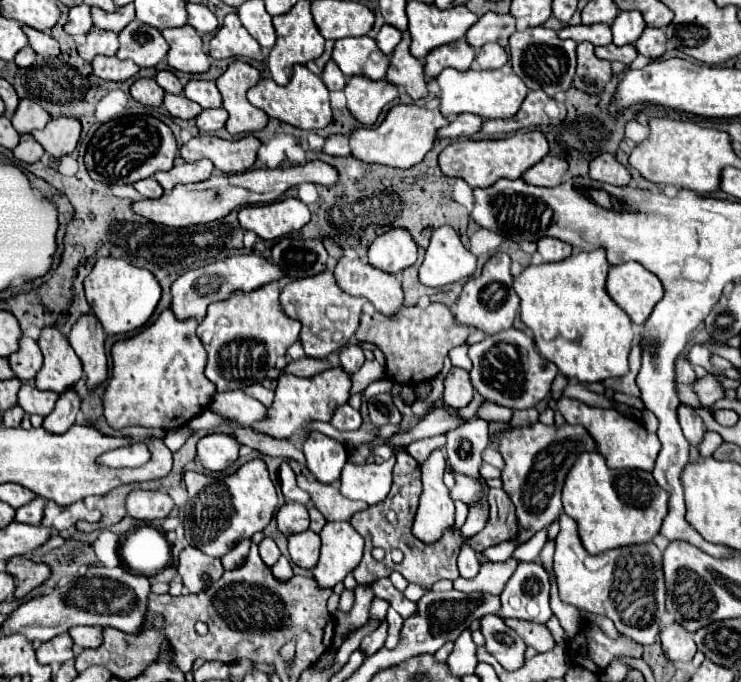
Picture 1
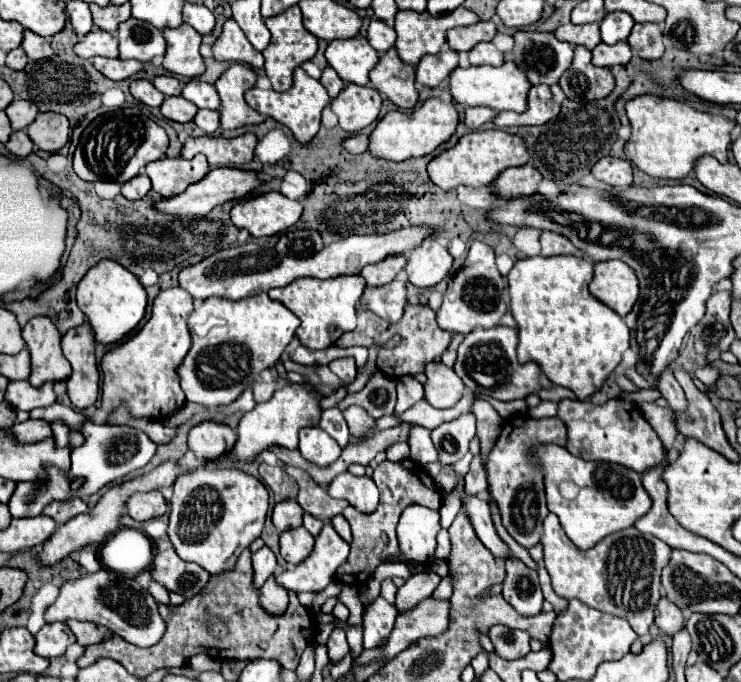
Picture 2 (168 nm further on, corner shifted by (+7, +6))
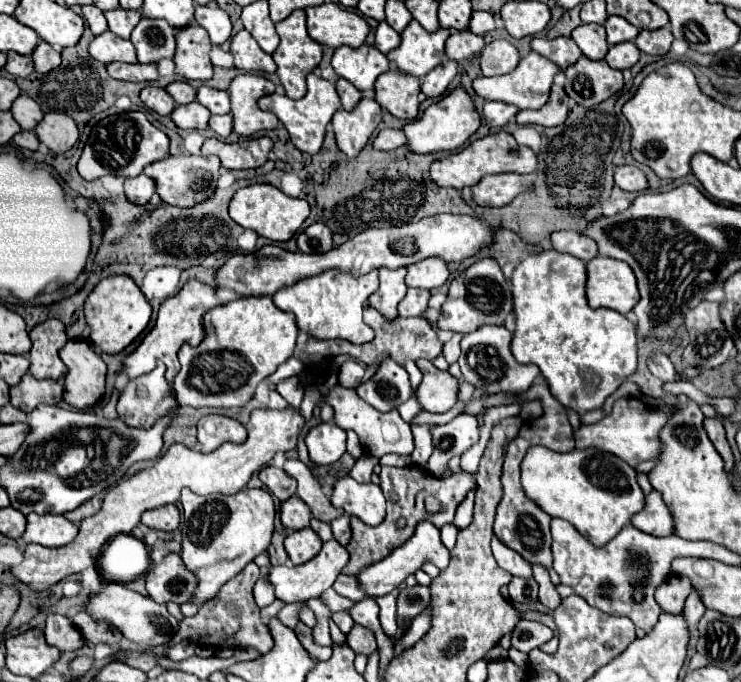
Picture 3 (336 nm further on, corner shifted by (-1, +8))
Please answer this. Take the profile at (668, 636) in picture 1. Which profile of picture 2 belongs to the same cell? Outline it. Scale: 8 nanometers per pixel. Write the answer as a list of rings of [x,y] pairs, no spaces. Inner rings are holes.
[[[661,597],[655,609],[655,625],[667,635],[675,635],[683,627],[683,623],[685,619],[679,607],[675,607],[675,603],[669,603],[667,597]]]

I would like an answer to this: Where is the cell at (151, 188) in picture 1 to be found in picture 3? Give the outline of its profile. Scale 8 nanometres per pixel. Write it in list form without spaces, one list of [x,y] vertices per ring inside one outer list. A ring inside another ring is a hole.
[[[139,175],[139,177],[133,177],[133,179],[125,179],[125,195],[131,203],[137,203],[137,205],[147,205],[151,195],[155,193],[155,183],[151,181],[151,177],[147,175]]]

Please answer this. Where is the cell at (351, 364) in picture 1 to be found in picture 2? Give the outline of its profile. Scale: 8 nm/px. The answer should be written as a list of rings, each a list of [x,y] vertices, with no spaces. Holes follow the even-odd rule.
[[[347,357],[347,359],[337,359],[329,363],[329,369],[343,381],[343,383],[353,383],[355,375],[357,375],[357,367],[355,367],[355,359]]]

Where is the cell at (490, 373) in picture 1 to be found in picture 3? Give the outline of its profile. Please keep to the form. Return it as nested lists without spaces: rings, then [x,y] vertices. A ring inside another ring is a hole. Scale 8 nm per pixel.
[[[483,325],[475,333],[465,335],[461,341],[461,357],[459,357],[463,379],[489,395],[525,393],[541,371],[537,365],[521,365],[515,361],[511,353],[511,339],[513,333],[503,325]]]

